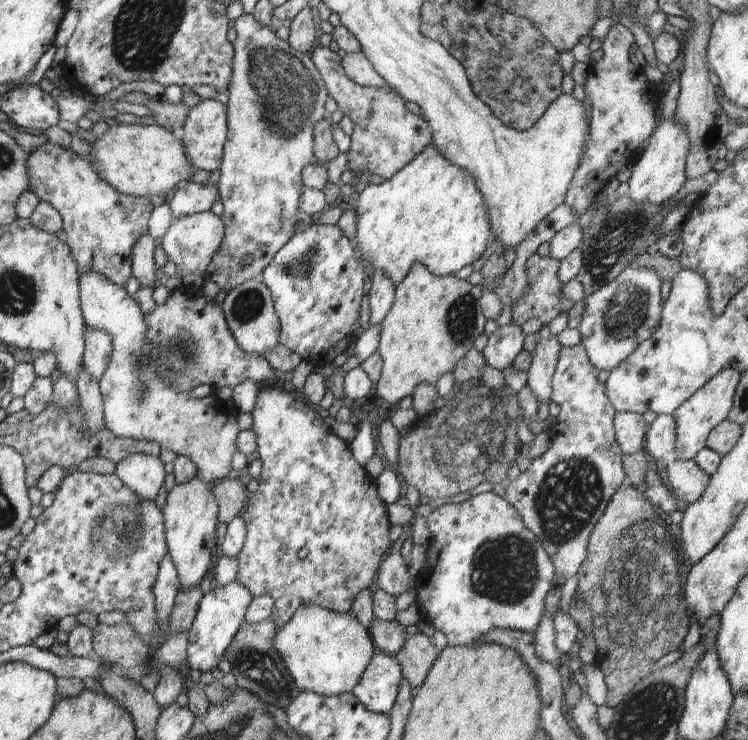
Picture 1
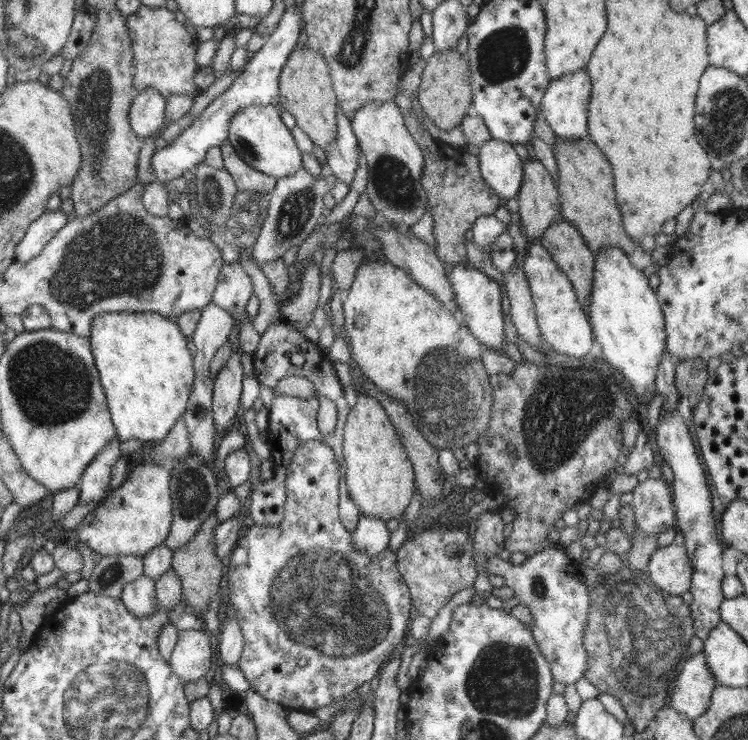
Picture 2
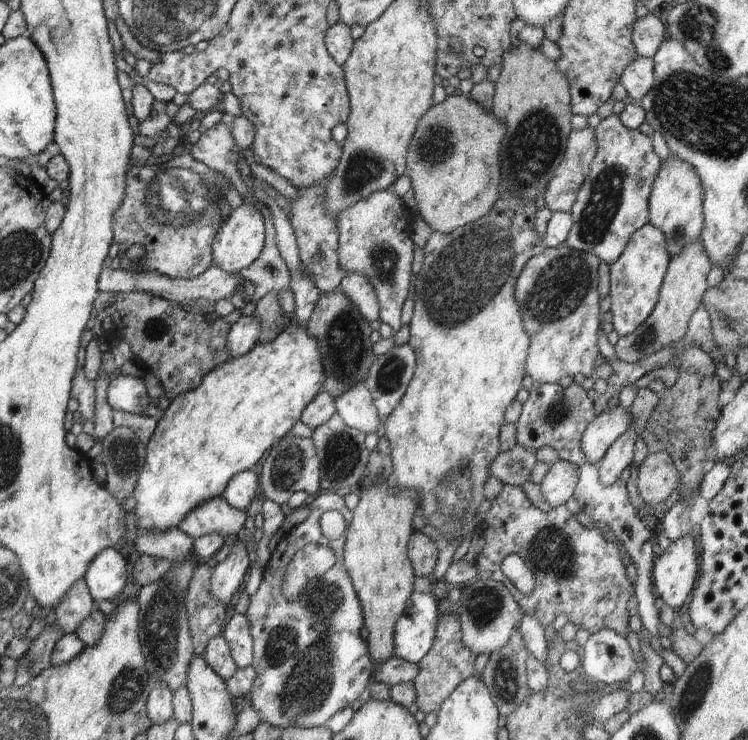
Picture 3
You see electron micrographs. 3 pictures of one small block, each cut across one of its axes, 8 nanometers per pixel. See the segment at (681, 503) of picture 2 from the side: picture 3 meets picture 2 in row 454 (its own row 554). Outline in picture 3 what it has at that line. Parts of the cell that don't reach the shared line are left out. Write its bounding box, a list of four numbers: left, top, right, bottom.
[652,535,698,612]

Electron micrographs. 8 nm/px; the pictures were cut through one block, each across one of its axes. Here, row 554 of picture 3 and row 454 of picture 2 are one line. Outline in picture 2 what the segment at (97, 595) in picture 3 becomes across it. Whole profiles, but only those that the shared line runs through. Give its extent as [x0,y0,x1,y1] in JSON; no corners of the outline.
[78,435,122,509]

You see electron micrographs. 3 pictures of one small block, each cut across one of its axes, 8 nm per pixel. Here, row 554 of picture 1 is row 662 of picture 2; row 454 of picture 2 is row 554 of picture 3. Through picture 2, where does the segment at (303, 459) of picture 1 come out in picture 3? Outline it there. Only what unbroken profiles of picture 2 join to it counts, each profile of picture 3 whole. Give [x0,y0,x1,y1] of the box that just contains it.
[282,544,336,600]

